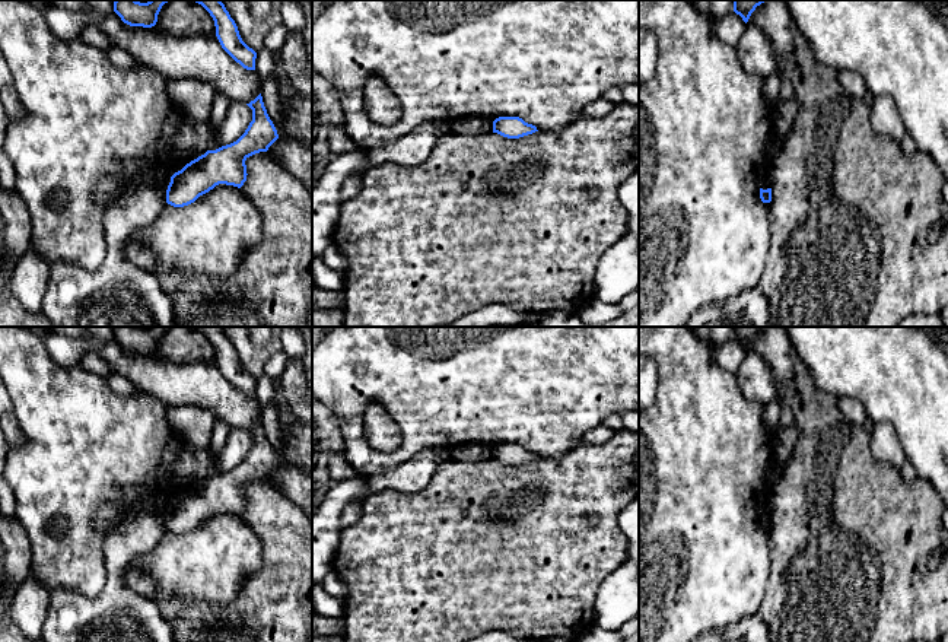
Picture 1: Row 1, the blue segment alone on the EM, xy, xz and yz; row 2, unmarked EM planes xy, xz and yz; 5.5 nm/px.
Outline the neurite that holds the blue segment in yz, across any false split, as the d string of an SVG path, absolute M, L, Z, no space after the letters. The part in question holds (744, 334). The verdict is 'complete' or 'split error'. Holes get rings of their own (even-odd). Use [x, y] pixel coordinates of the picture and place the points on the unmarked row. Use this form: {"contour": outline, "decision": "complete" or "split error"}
{"contour": "M734 327L734 339L747 350L757 333L766 327Z", "decision": "complete"}

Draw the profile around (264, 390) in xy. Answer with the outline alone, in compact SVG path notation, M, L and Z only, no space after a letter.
M265 374L260 379L257 379L255 397L263 406L267 406L276 401L274 381Z

